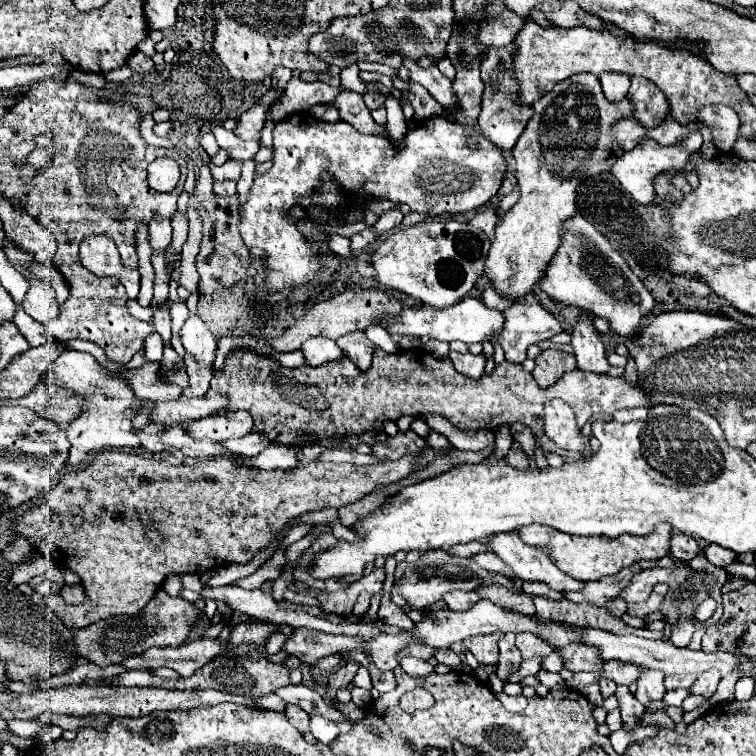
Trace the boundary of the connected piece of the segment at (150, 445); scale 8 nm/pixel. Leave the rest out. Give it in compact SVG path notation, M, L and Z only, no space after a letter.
M148 425L148 427L144 427L142 431L138 429L136 431L136 435L140 437L140 445L142 447L146 447L148 451L158 451L160 449L160 445L158 445L158 441L156 441L156 435L160 433L160 429L156 427L156 425Z

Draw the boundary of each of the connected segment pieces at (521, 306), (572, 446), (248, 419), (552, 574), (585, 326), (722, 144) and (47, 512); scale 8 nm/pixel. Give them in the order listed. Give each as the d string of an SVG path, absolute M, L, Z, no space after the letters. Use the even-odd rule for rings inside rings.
M516 303L506 311L506 325L494 343L504 347L506 359L512 363L522 363L526 359L526 349L534 343L548 341L554 335L566 331L560 317L550 313L538 303Z
M552 399L544 407L544 433L558 447L578 453L589 449L589 437L580 431L572 409L560 399Z
M248 411L210 415L184 423L184 431L188 431L192 439L210 439L214 443L224 443L228 439L244 437L248 431L252 431L252 415Z
M516 531L492 535L488 545L500 559L504 559L514 569L514 573L522 581L542 581L554 591L582 589L582 581L576 581L560 571L552 557L548 557L548 553L544 553L536 545L524 543Z
M584 313L578 325L572 327L572 347L578 361L578 369L592 373L606 373L610 369L602 335L594 327L594 315Z
M706 105L704 109L700 109L698 123L706 125L712 131L714 145L718 149L722 149L724 153L732 151L732 145L738 139L740 119L730 107L726 107L726 105Z
M104 451L100 455L96 455L88 465L80 467L78 471L72 471L68 475L64 475L64 479L60 483L54 485L54 489L50 491L50 495L40 501L36 507L28 509L28 513L24 513L22 517L16 519L14 523L14 531L20 535L20 537L28 537L28 539L34 539L34 549L38 549L42 555L50 555L52 551L52 561L58 565L58 567L66 567L66 561L68 561L68 569L72 569L78 577L80 577L81 584L85 591L86 599L80 604L68 604L60 595L44 597L46 607L56 613L63 623L70 629L72 628L84 628L90 623L96 623L100 619L108 619L108 617L114 617L114 615L136 615L140 613L140 609L144 609L144 605L154 597L154 593L162 587L164 579L170 575L170 573L204 573L204 571L212 571L212 569L218 569L218 567L224 567L224 565L230 565L230 563L250 563L254 559L254 555L264 549L266 545L272 543L272 539L276 537L276 533L290 521L290 519L296 519L300 517L302 513L308 513L308 511L320 511L320 509L326 509L326 507L334 507L334 509L340 509L348 503L354 503L354 501L360 501L362 497L370 495L376 487L382 487L382 485L390 485L390 483L396 483L400 479L406 479L412 471L418 469L418 461L420 461L422 453L416 453L416 455L408 455L408 457L400 457L396 461L382 461L382 463L374 463L374 465L362 465L362 467L356 467L356 465L350 465L350 463L322 463L322 461L312 461L312 463L306 463L306 465L298 465L296 469L274 469L274 471L266 471L266 469L256 469L256 467L242 467L242 465L236 465L228 459L214 459L214 461L202 461L194 467L186 467L186 465L170 465L170 463L164 463L164 461L154 461L154 459L144 459L144 457L138 457L138 455L130 455L130 453L124 453L124 451ZM148 527L154 527L158 531L162 531L164 535L164 543L162 547L154 547L150 545L150 541L146 539L146 529Z

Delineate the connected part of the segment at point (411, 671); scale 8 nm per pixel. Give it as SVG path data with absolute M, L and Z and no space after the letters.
M402 657L400 667L412 677L424 677L424 675L432 673L432 665L428 661L420 661L420 659L414 659L414 657Z

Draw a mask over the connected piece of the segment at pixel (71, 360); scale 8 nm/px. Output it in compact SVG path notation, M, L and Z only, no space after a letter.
M64 345L62 353L56 357L48 373L44 375L50 387L66 385L68 395L84 401L84 409L80 411L80 417L74 417L66 427L66 437L72 443L70 457L68 457L68 463L72 467L78 467L90 453L96 453L96 451L138 445L138 437L132 433L130 421L134 417L134 411L130 409L130 405L138 405L140 399L134 397L132 389L122 379L108 379L102 375L104 371L106 369L98 365L92 355L74 351L68 345Z

